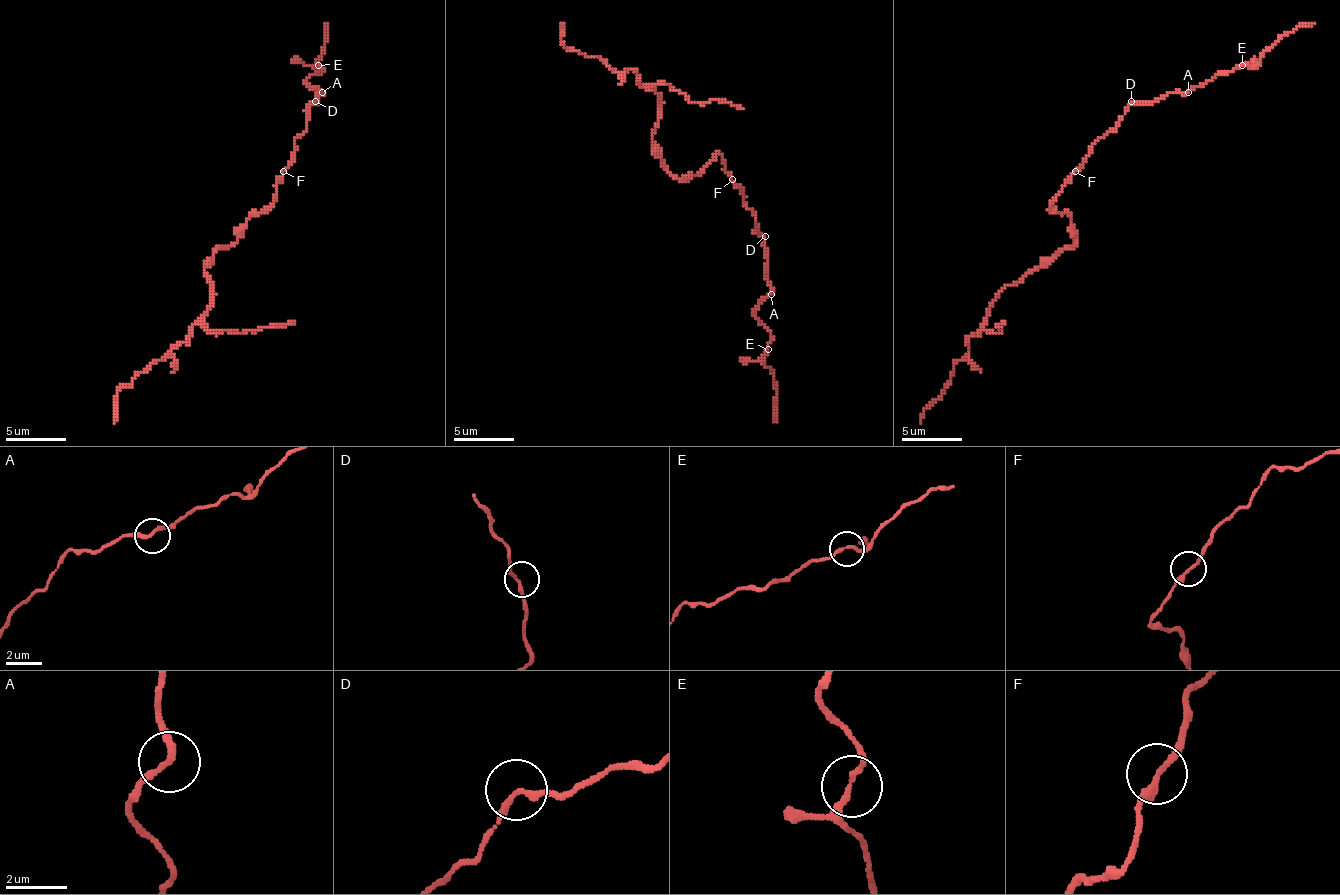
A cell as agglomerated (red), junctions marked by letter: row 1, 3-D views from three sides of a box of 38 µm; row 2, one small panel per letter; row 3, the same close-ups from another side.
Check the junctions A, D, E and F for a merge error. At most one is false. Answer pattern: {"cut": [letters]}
{"cut": []}

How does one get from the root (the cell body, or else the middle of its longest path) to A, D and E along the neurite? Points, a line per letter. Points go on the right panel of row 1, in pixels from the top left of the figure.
A: (1050, 204), (1089, 150), (1116, 126), (1134, 101), (1152, 101), (1164, 98), (1170, 92), (1188, 92)
D: (1050, 204), (1065, 180), (1083, 162), (1089, 150), (1116, 126), (1131, 101)
E: (1050, 204), (1089, 150), (1116, 126), (1134, 101), (1188, 92), (1242, 65)

